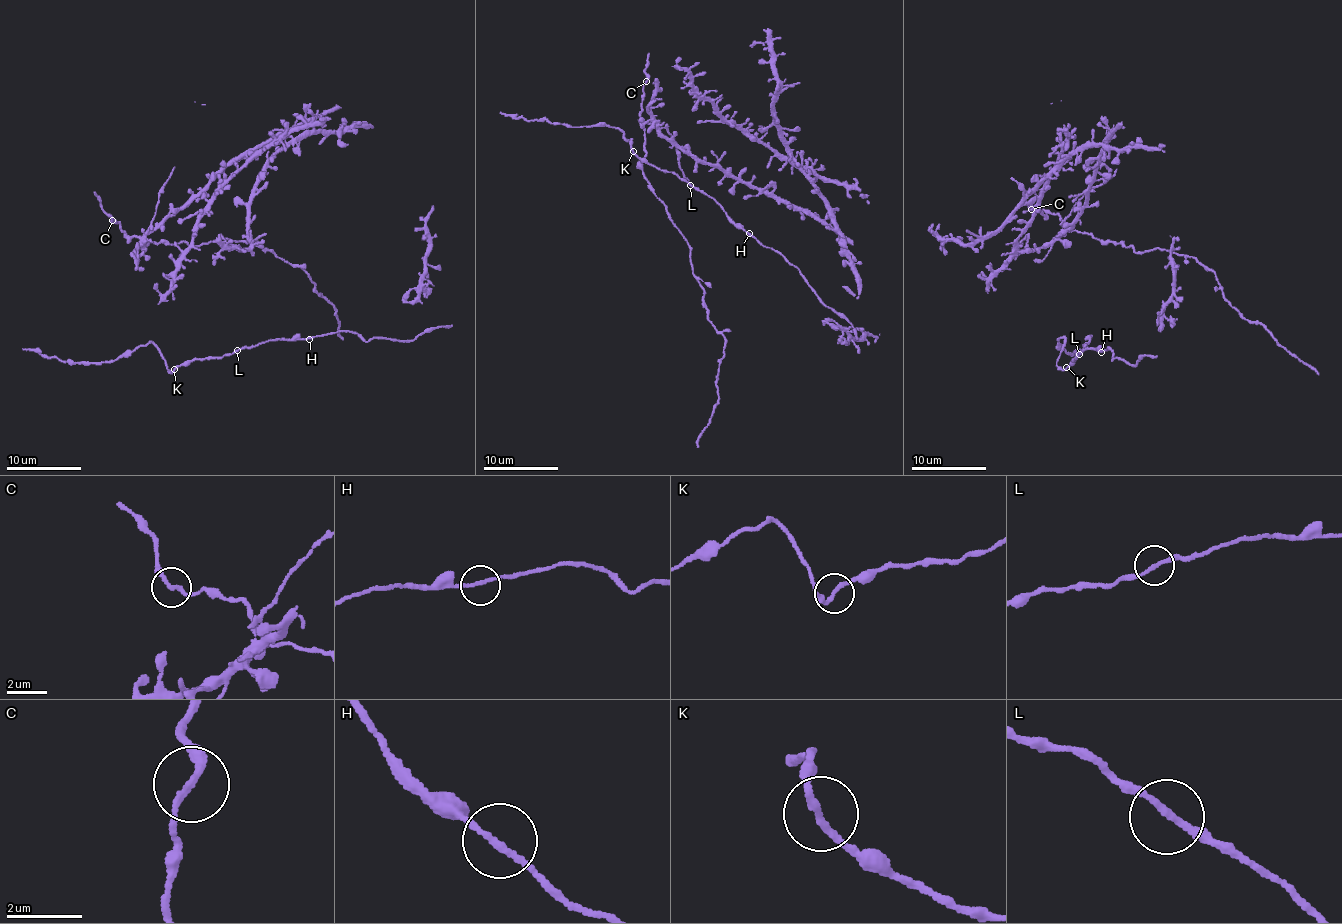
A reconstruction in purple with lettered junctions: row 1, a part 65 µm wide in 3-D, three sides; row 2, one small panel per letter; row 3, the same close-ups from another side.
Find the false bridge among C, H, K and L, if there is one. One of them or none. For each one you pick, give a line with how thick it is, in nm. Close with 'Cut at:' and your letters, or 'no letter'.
Cut at: no letter

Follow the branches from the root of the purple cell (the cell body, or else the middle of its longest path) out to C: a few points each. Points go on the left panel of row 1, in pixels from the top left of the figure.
C: (170, 216), (141, 236), (128, 236), (120, 223), (112, 220)

